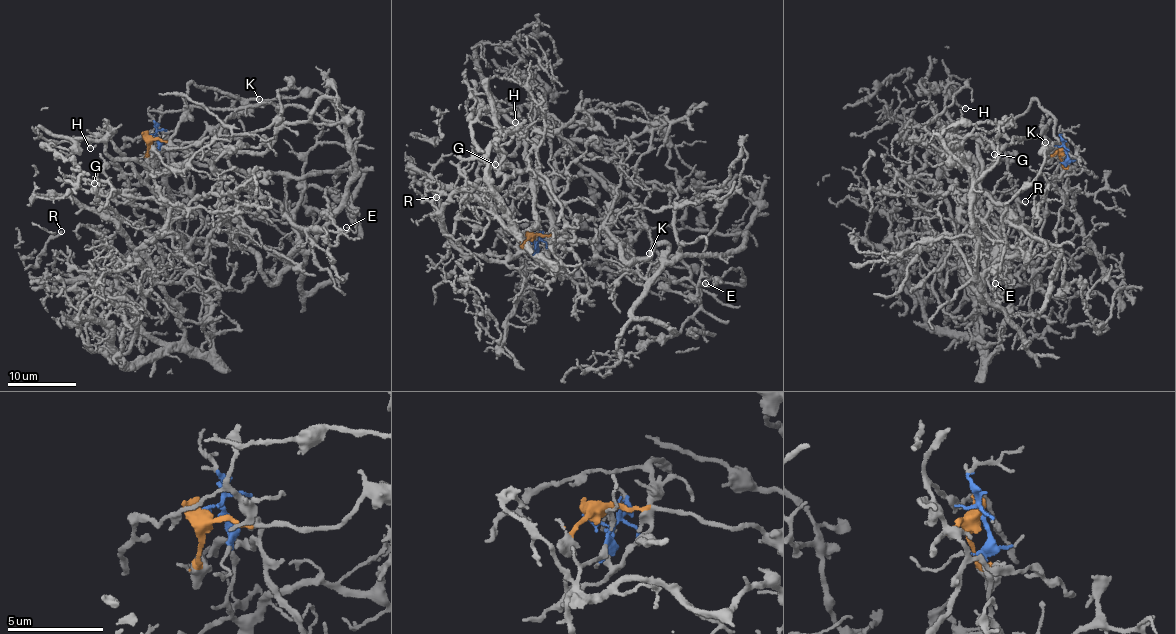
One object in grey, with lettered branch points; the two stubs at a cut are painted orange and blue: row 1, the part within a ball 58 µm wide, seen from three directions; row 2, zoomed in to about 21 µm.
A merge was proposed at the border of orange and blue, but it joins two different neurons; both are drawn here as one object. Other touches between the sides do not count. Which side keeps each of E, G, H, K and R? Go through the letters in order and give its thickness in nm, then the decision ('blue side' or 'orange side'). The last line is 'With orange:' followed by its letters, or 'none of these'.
E: calibre 120 nm; orange side
G: calibre 160 nm; blue side
H: calibre 110 nm; blue side
K: calibre 110 nm; orange side
R: calibre 220 nm; blue side
With orange: E, K

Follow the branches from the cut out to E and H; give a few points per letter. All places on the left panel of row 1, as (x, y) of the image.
E: (147, 136), (197, 141), (252, 99), (319, 91), (357, 110), (361, 122), (347, 192), (356, 230), (346, 227)
H: (147, 136), (211, 237), (99, 297), (118, 288), (149, 334), (208, 351), (189, 245), (114, 143), (89, 148)

